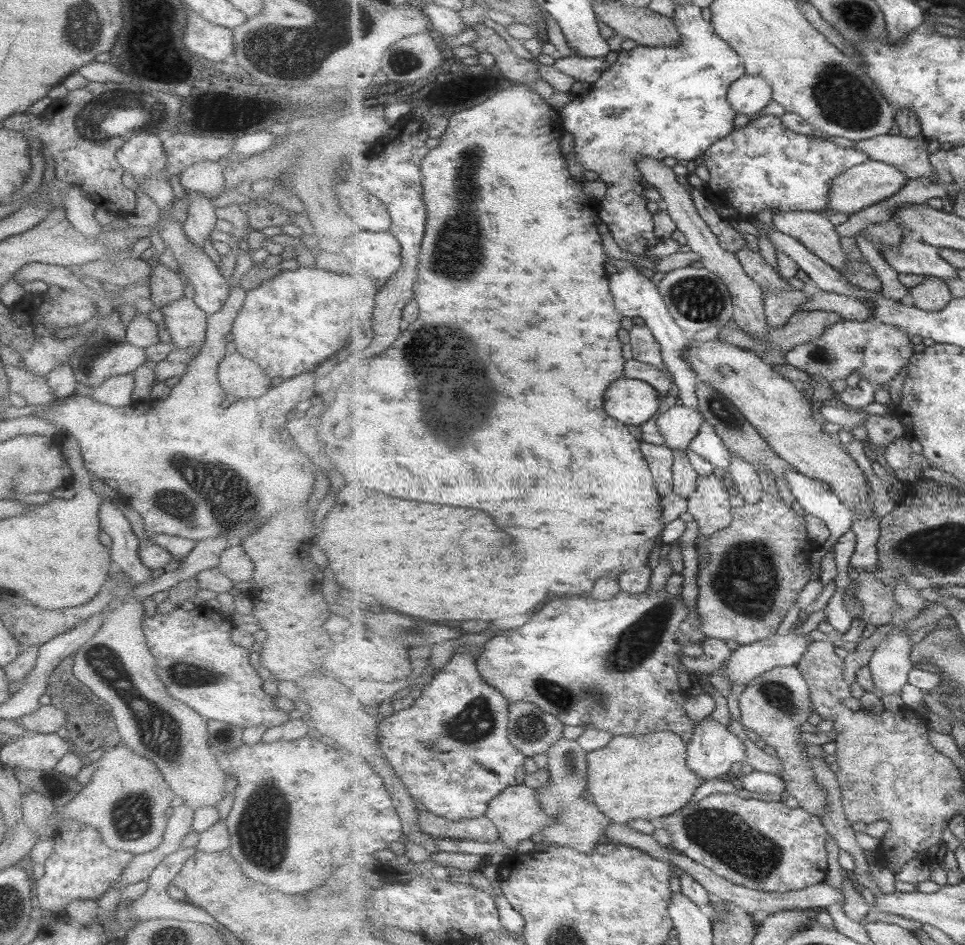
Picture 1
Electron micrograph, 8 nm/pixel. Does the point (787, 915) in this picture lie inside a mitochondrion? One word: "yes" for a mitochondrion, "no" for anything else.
no

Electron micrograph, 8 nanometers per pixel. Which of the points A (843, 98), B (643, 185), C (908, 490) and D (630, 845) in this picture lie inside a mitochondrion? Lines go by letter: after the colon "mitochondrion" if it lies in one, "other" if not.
A: mitochondrion
B: other
C: other
D: other

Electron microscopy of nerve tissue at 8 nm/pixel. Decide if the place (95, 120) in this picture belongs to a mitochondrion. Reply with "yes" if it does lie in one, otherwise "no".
yes

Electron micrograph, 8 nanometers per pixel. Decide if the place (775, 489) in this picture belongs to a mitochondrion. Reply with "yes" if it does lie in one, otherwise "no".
no

